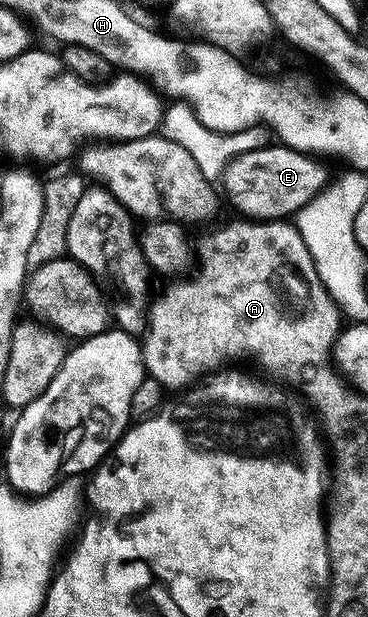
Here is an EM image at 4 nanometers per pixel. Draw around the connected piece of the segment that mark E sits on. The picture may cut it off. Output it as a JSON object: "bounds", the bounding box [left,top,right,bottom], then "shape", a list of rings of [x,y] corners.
{"bounds":[220,143,326,221],"shape":[[[270,143],[237,157],[222,174],[220,185],[226,188],[227,199],[245,218],[257,221],[286,219],[297,214],[326,188],[326,169],[318,161],[321,160],[317,156],[289,149],[281,143]]]}

